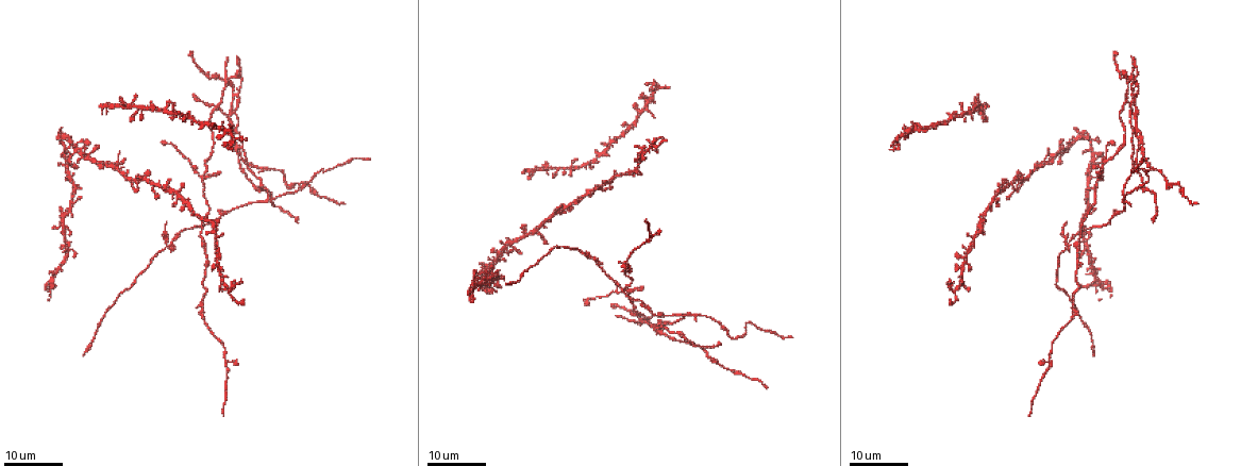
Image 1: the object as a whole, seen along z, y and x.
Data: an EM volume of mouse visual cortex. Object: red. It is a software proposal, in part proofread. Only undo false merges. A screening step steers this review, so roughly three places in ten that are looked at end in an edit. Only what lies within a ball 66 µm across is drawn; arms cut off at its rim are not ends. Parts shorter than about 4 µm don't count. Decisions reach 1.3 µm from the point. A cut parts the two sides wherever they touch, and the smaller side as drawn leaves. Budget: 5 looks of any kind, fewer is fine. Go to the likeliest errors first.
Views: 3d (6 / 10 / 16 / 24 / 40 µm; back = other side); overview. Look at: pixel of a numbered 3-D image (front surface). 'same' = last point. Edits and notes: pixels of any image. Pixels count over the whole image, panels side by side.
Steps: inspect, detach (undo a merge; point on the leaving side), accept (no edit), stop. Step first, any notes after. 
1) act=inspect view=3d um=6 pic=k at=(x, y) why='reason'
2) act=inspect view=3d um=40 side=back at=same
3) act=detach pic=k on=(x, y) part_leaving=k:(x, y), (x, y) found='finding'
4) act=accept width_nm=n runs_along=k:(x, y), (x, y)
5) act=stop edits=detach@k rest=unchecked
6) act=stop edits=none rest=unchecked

act=inspect view=3d um=24 pic=1 at=(267, 199) why='looks like a crossing'

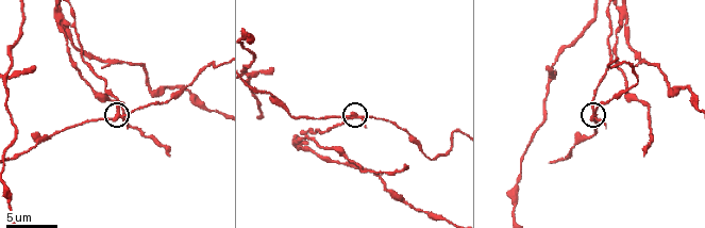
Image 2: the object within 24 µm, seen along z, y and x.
act=inspect view=3d um=10 pic=2 at=(120, 111)

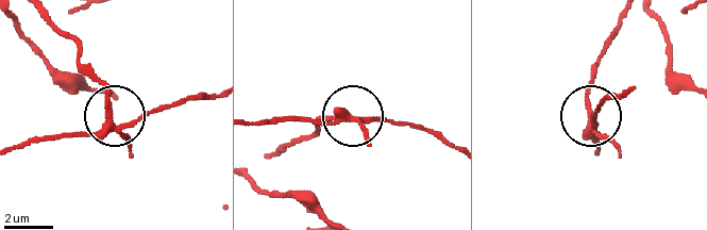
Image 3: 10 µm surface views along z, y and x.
act=detach pic=3 on=(108, 93) part_leaving=3:(106, 129), (104, 82), (50, 15) found='two neurons meet here'

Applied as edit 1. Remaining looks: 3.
act=inspect view=overview

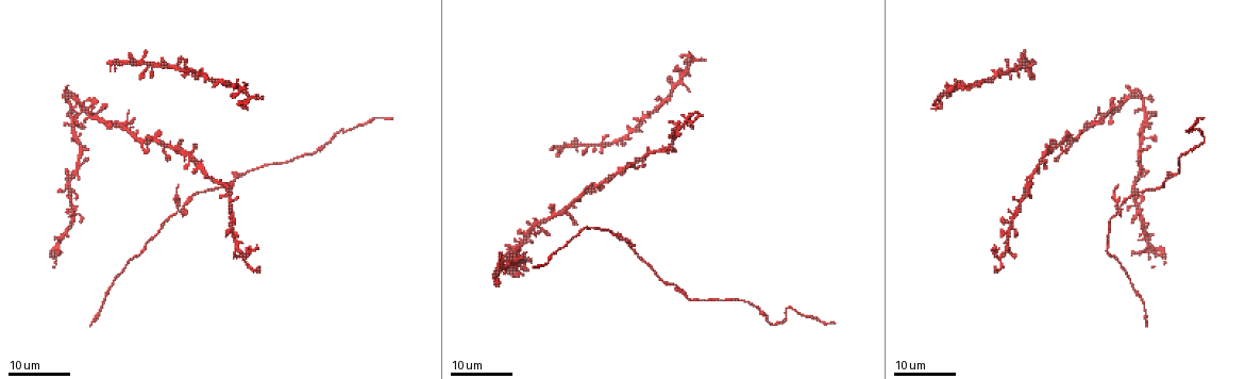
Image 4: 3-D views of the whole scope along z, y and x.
act=inspect view=3d um=24 pic=4 at=(997, 259) why='four-way junction'

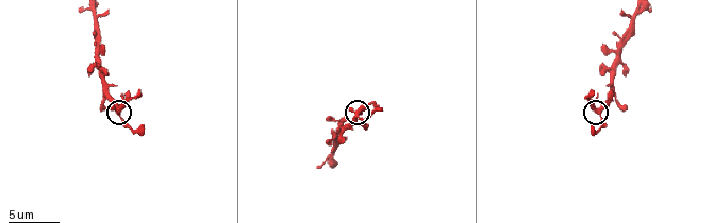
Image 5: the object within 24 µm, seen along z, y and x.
act=inspect view=3d um=6 pic=5 at=(598, 111) why='zoom in'

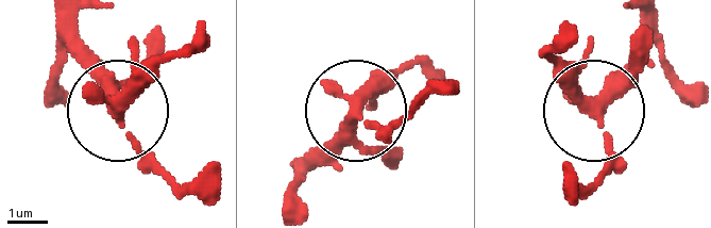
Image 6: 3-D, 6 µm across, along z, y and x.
act=accept runs_along=6:(60, 18), (69, 59), (120, 102), (178, 51) found='all the same neuron'

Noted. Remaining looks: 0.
act=stop edits=detach@3 rest=unchecked

